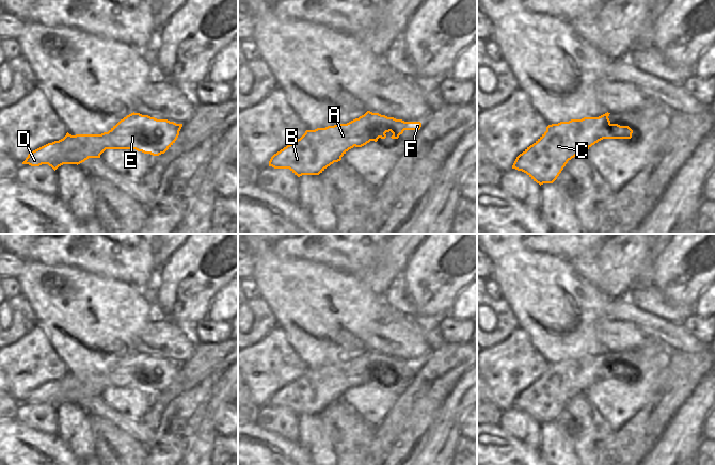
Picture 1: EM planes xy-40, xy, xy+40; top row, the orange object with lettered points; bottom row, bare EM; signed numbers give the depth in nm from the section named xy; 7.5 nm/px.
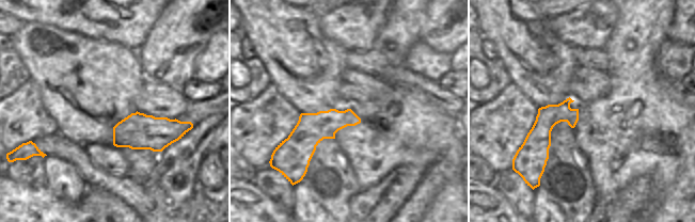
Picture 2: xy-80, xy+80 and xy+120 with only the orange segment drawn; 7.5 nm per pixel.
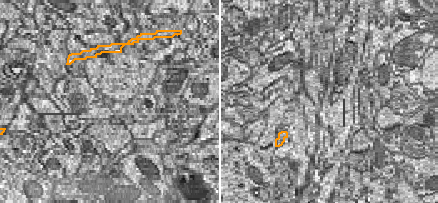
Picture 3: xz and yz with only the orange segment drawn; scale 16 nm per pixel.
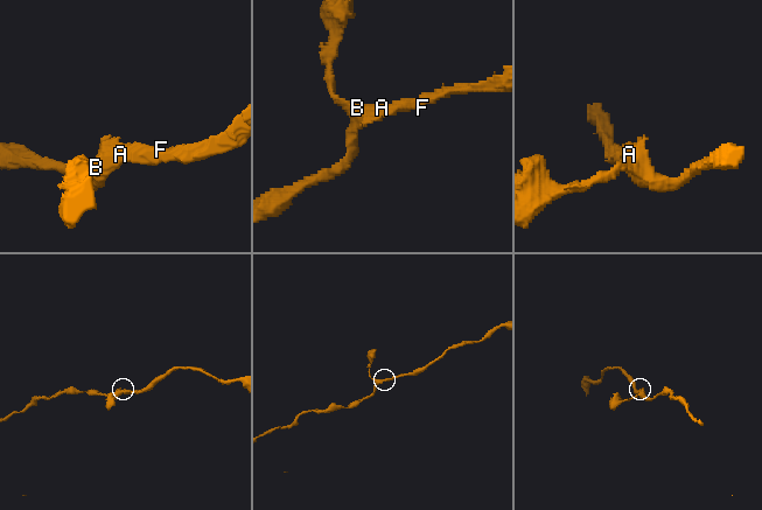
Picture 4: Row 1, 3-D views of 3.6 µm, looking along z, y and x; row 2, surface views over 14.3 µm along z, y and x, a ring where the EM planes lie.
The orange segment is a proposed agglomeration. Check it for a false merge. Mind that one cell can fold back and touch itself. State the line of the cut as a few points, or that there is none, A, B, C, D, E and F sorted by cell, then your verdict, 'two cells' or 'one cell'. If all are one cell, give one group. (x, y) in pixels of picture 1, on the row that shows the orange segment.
no cut | A B C D E F | one cell

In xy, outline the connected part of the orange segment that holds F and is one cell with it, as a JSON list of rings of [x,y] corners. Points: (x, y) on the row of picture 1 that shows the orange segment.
[[[367,111],[347,124],[306,130],[300,139],[274,154],[269,166],[289,169],[298,177],[319,175],[354,146],[385,139],[389,131],[392,139],[398,139],[404,130],[418,131],[420,127],[420,122],[404,122]]]

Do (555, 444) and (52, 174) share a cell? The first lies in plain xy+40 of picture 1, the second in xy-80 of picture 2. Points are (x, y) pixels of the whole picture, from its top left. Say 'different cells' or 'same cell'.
same cell

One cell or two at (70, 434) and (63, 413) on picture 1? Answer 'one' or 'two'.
one

